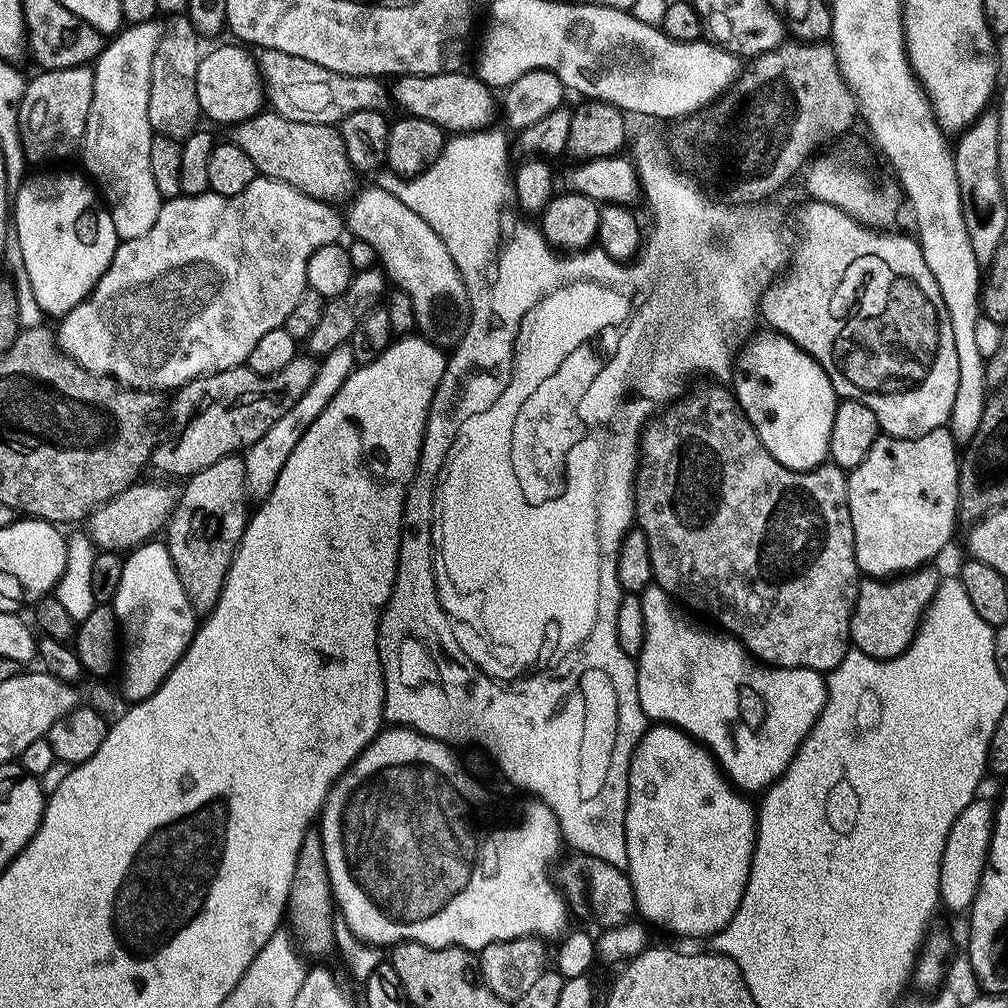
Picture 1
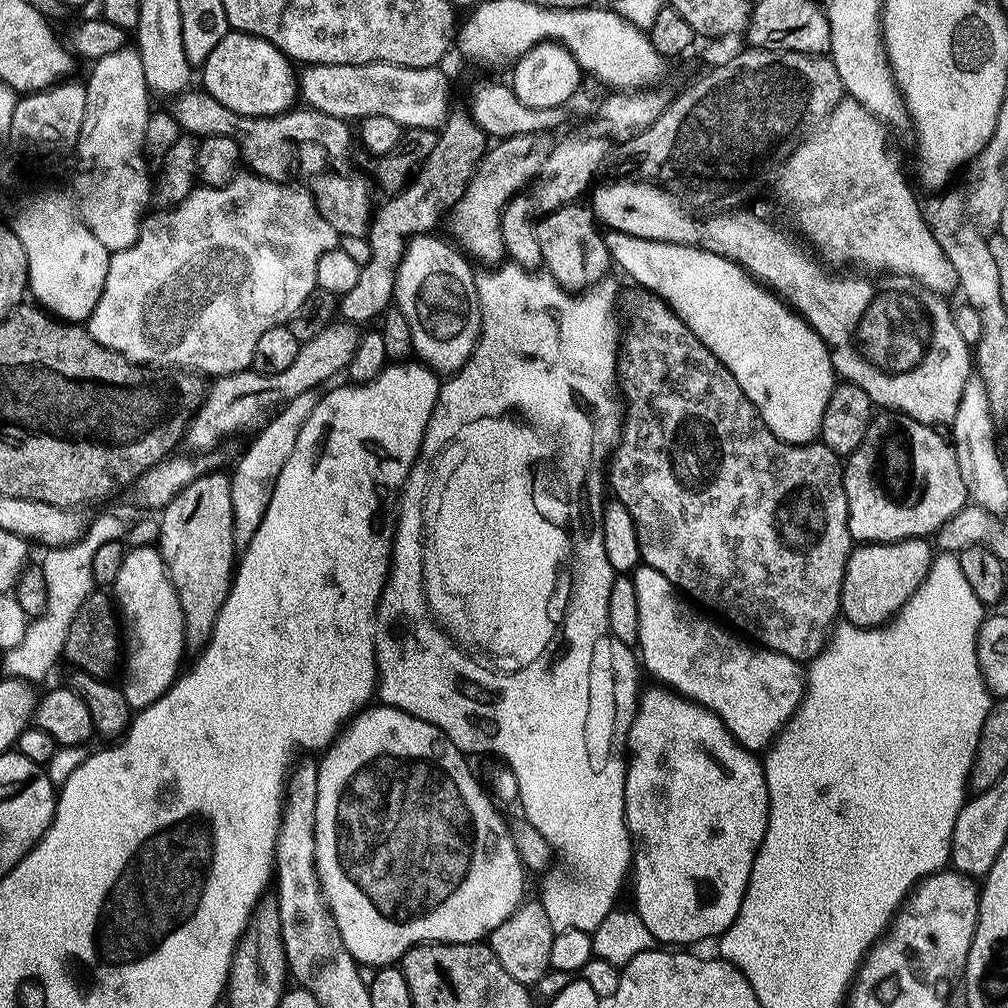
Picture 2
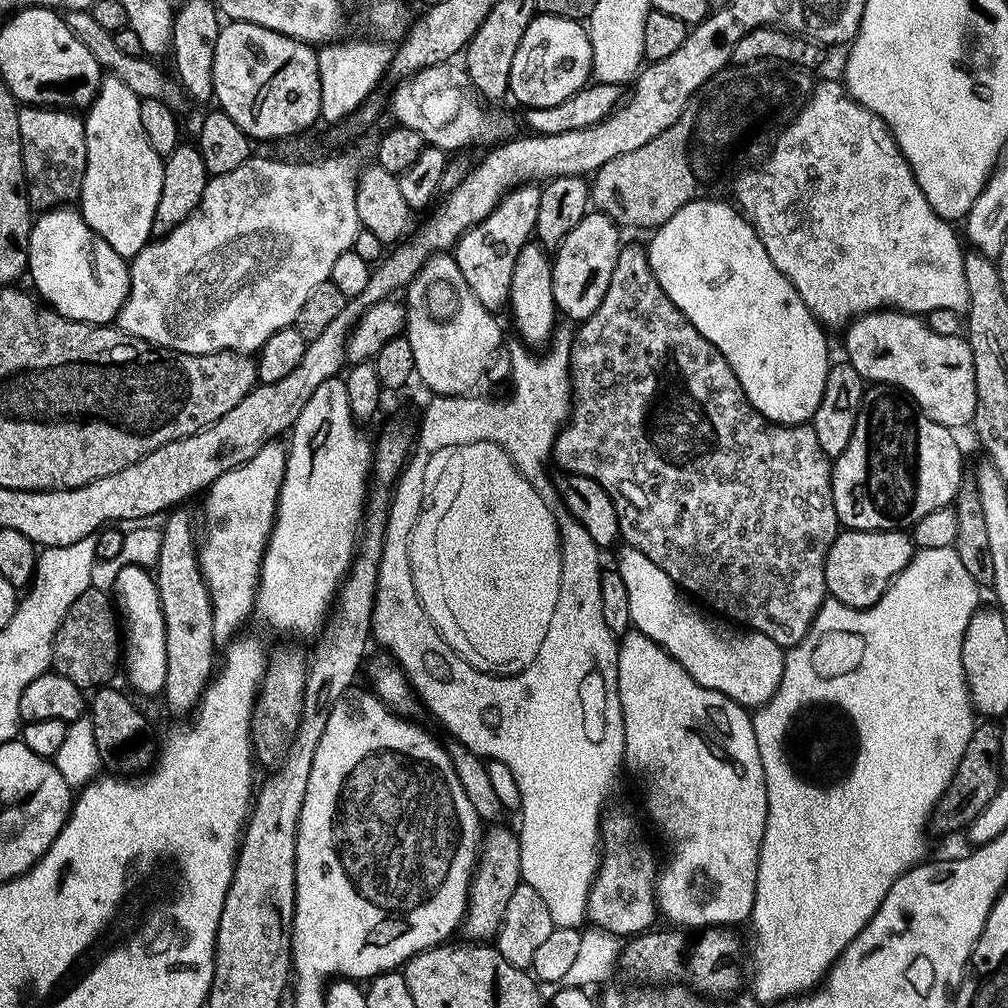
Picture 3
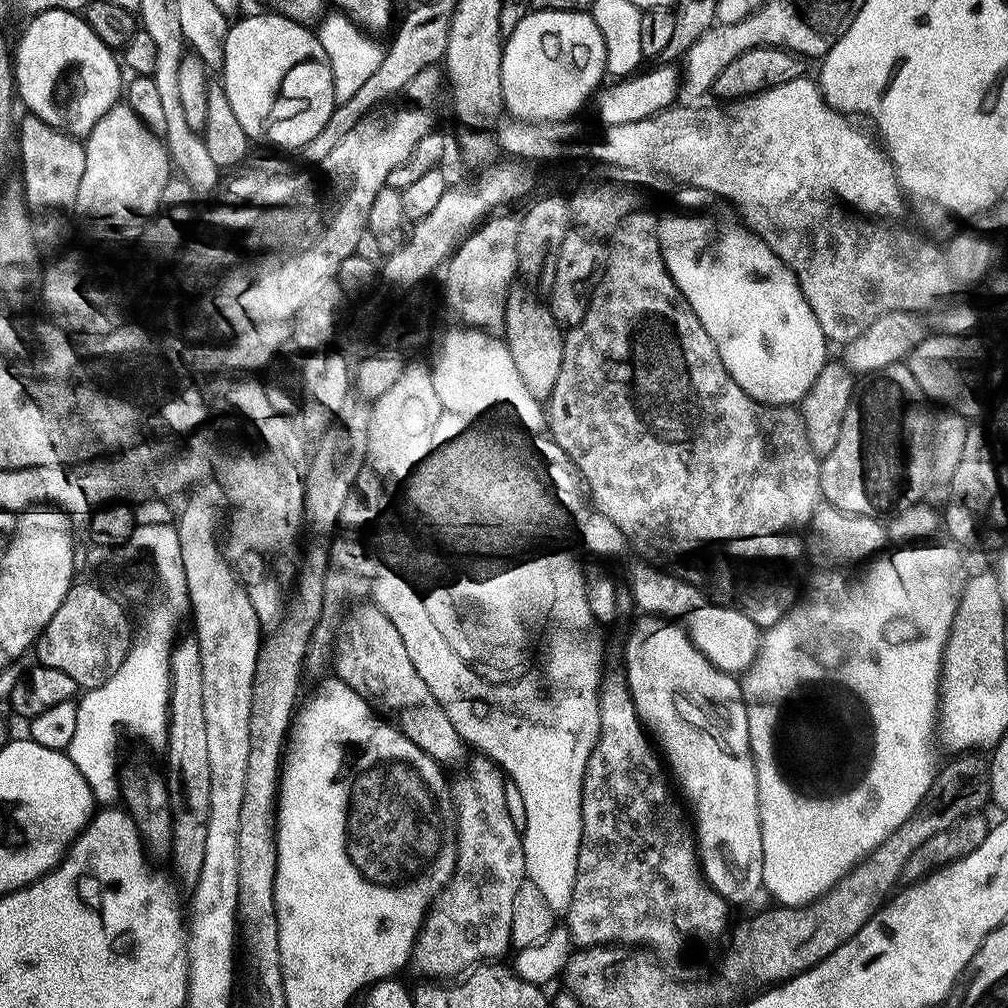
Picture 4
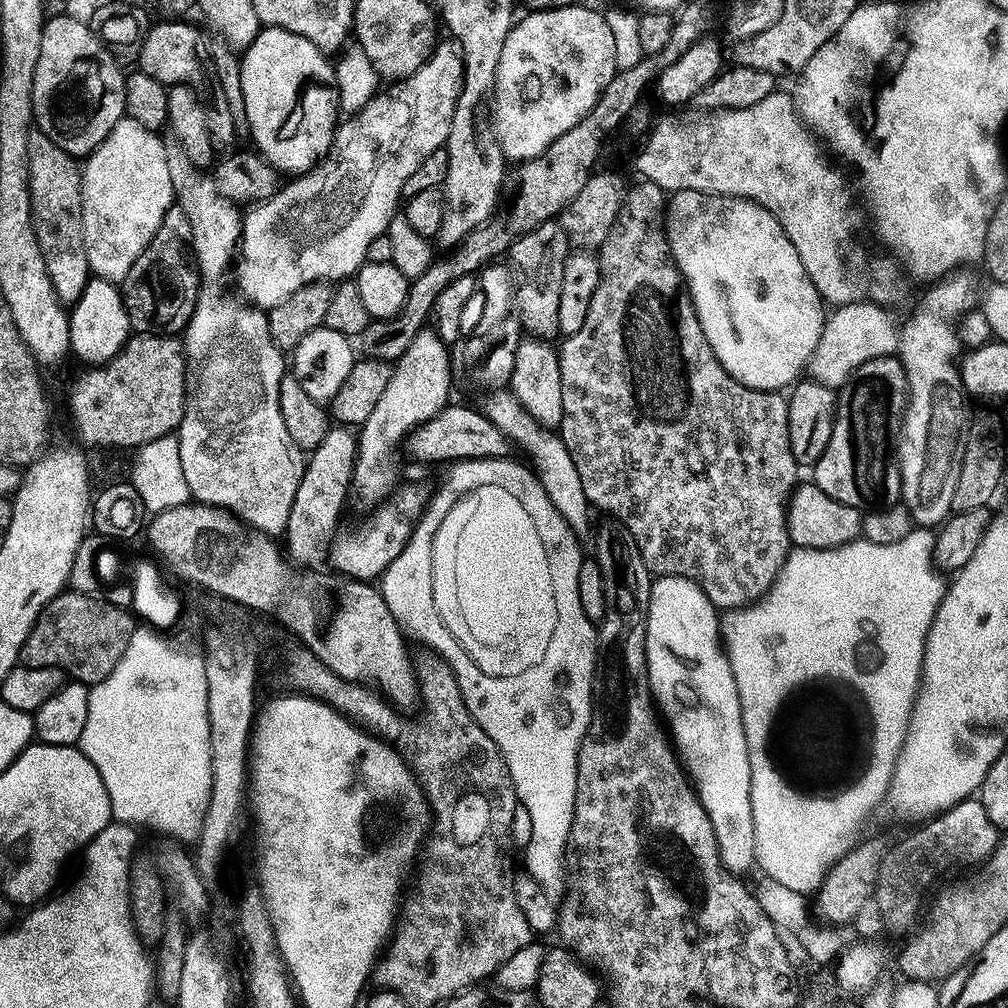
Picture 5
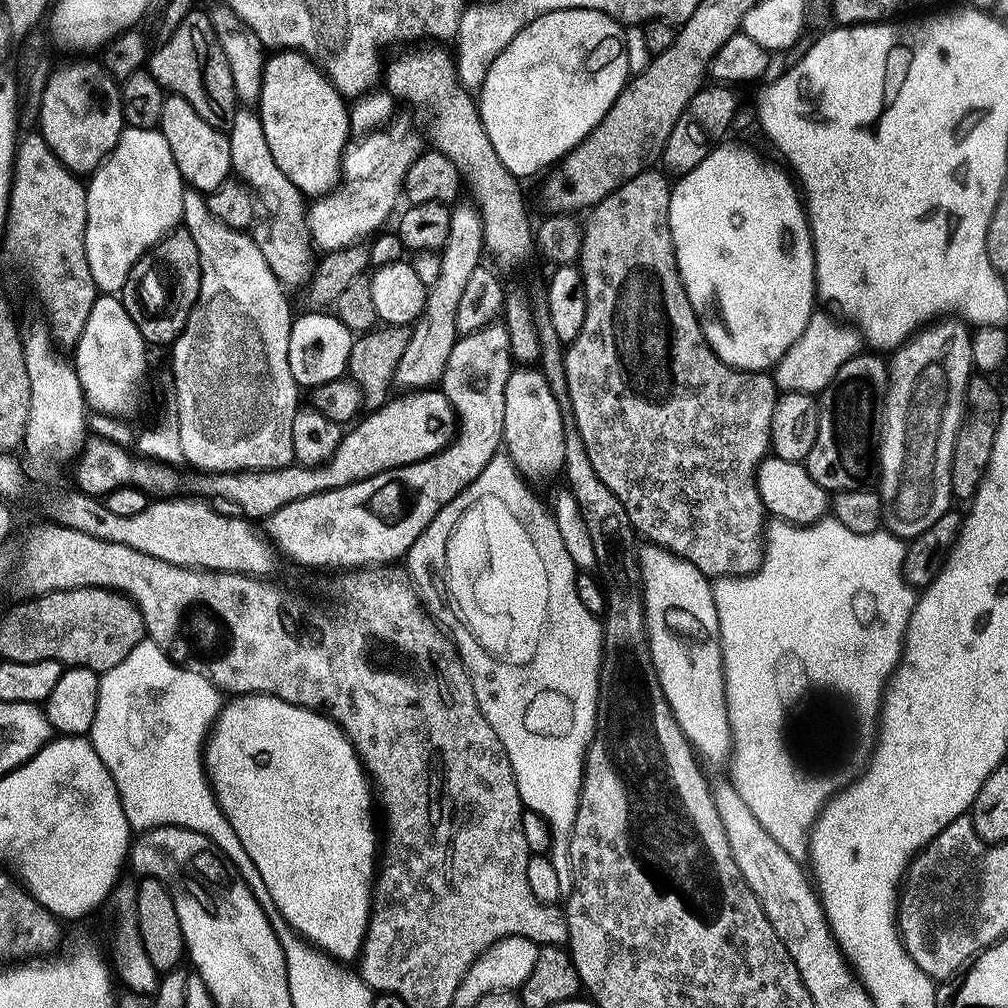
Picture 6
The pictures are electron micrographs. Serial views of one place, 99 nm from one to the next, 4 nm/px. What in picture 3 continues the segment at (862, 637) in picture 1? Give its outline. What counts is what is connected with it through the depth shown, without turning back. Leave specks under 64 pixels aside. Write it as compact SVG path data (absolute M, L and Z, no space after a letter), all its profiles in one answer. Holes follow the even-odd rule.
M841 530L826 554L826 586L828 596L851 608L869 608L882 598L892 579L911 562L914 545L904 530L871 532L870 530Z

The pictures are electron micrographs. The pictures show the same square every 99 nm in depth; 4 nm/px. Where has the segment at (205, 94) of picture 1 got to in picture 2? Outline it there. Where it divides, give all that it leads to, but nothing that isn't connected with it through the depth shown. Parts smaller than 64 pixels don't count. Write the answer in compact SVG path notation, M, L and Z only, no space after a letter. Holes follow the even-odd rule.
M229 30L202 65L202 88L240 116L279 116L298 100L298 80L294 72L292 76L292 68L293 61L278 46L245 32Z

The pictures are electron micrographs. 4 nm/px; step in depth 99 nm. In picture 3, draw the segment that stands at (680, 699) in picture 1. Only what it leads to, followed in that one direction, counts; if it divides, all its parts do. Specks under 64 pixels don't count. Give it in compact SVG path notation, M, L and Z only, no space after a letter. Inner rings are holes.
M624 546L619 552L618 570L630 593L630 618L635 631L646 634L667 650L702 686L726 694L749 710L768 703L782 682L785 649L761 632L741 630L719 619L707 620L702 613L696 612L697 605L676 587L666 570L654 566L642 550Z

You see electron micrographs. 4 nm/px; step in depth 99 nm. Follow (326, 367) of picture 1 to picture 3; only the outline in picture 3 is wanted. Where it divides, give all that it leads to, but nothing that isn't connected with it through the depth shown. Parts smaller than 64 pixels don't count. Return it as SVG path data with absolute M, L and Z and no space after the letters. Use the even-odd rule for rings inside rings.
M279 439L267 441L254 458L226 470L206 489L204 497L208 497L204 500L204 528L202 524L198 555L214 610L214 642L217 646L232 644L234 637L241 631L239 628L254 616L256 590L260 586L260 564L264 560L264 551L268 548L272 527L276 524L276 504L280 501L280 491L288 465L288 449L280 443Z

